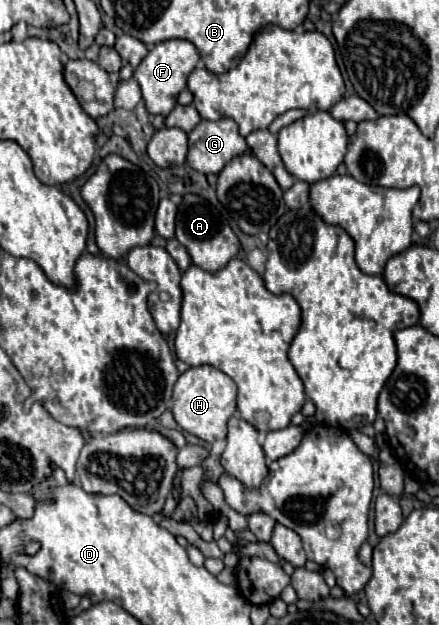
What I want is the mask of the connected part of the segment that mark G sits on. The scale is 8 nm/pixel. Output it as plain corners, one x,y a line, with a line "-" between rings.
233,119
201,121
189,133
187,163
199,173
219,173
233,157
247,151

